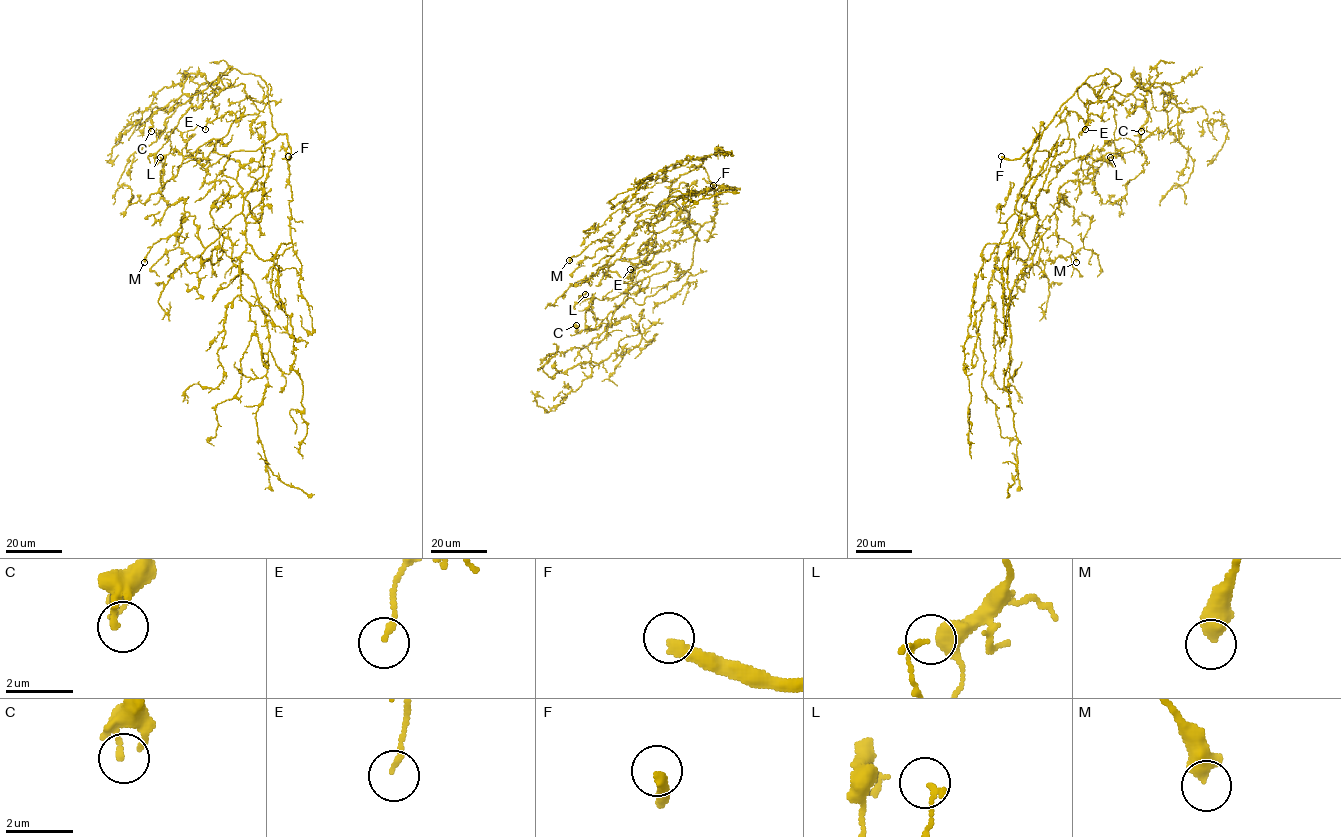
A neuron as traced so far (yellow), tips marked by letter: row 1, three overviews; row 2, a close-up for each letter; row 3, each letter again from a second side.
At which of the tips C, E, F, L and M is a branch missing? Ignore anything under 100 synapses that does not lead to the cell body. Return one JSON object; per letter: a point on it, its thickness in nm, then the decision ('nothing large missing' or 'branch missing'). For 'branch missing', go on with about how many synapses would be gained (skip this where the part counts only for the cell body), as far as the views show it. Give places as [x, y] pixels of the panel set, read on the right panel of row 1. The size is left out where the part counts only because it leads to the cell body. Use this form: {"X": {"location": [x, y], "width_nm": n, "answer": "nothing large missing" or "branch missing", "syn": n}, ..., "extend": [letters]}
{"C": {"location": [1141, 131], "width_nm": 120, "answer": "nothing large missing"}, "E": {"location": [1085, 129], "width_nm": 150, "answer": "nothing large missing"}, "F": {"location": [1001, 156], "width_nm": 320, "answer": "branch missing"}, "L": {"location": [1110, 157], "width_nm": 150, "answer": "nothing large missing"}, "M": {"location": [1076, 262], "width_nm": 500, "answer": "nothing large missing"}, "extend": ["F"]}

